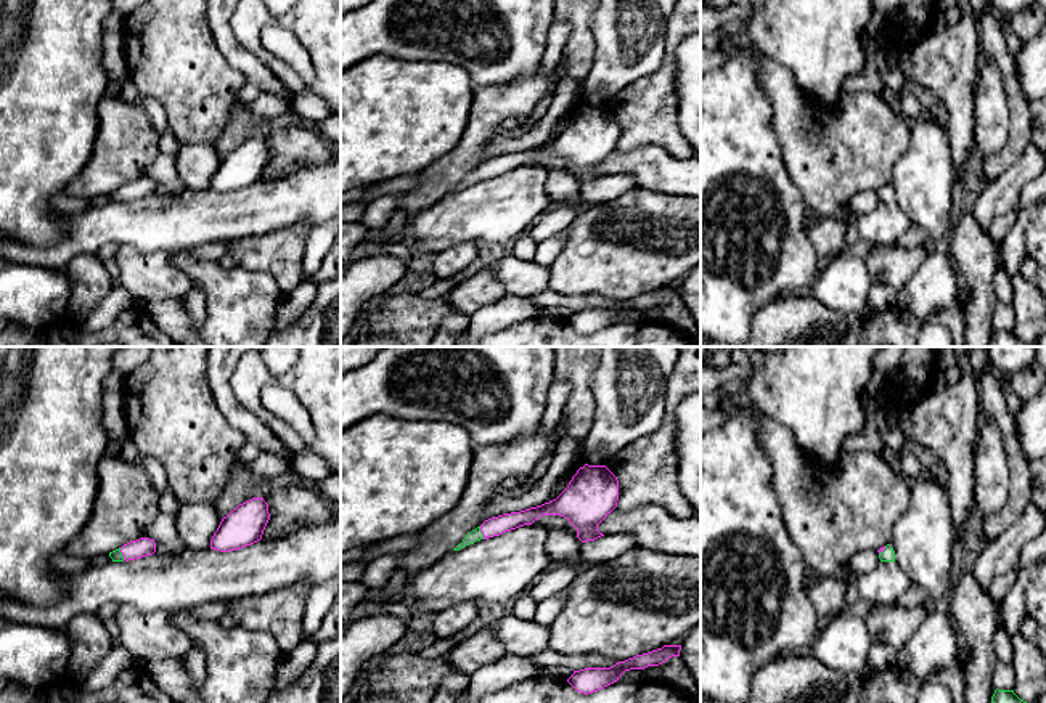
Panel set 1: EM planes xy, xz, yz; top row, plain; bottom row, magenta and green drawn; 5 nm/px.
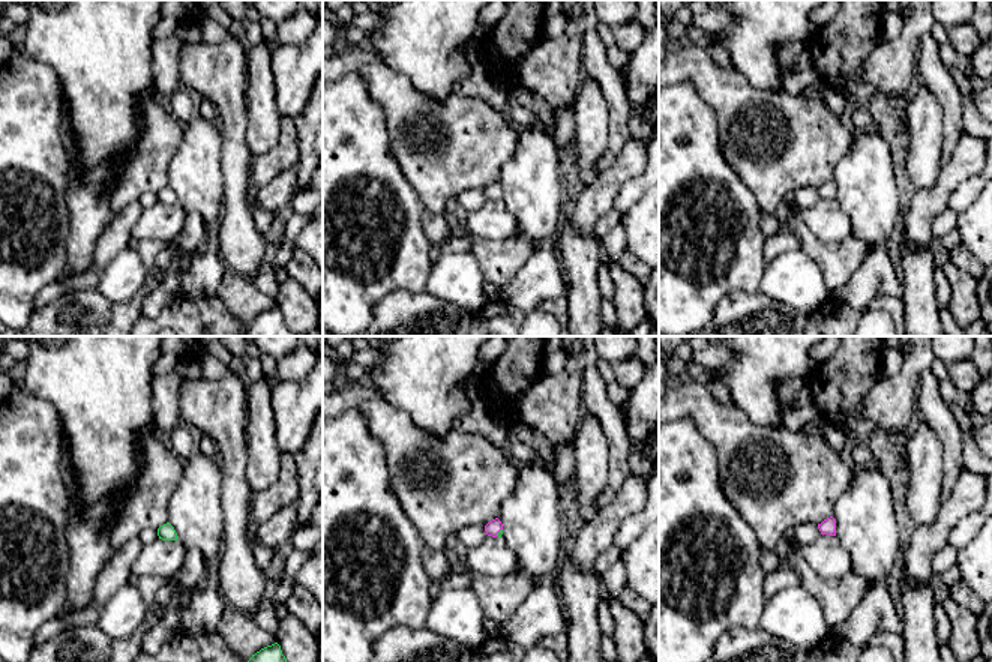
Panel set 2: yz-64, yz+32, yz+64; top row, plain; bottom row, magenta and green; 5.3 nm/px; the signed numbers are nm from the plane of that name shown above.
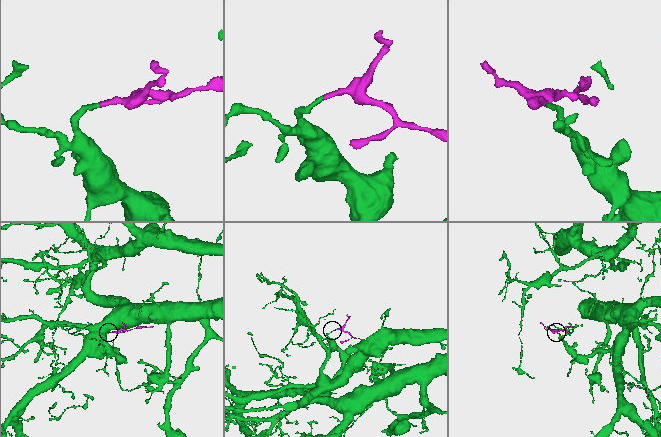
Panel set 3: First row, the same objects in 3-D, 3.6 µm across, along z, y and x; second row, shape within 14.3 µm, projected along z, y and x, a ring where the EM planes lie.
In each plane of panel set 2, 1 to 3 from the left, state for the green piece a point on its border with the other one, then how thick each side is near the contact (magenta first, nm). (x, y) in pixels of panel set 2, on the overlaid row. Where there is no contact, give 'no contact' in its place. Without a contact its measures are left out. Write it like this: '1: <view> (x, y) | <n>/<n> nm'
1: no contact
2: yz+32 (499, 530) | 80/20 nm
3: no contact

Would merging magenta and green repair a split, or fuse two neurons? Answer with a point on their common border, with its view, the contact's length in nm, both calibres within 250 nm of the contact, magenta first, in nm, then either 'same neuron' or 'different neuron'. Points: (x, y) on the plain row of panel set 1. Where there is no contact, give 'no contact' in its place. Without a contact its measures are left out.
xz (482, 174) | 70 nm | 100/60 nm | same neuron

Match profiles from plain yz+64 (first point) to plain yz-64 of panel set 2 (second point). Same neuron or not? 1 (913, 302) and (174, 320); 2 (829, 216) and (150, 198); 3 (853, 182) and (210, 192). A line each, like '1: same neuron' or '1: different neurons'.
1: different neurons
2: different neurons
3: same neuron

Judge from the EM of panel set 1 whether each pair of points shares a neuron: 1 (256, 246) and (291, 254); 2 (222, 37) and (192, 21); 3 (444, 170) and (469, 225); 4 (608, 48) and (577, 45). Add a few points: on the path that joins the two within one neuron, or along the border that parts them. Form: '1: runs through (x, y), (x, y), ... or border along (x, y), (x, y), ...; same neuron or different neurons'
1: runs through (264, 252), (283, 254); same neuron
2: border along (206, 16), (214, 44), (228, 63); different neurons
3: border along (452, 190), (420, 211); different neurons
4: border along (592, 16), (595, 56), (590, 73), (582, 81); different neurons

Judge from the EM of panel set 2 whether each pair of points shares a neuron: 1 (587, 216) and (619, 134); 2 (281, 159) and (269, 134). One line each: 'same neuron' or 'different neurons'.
1: different neurons
2: different neurons

